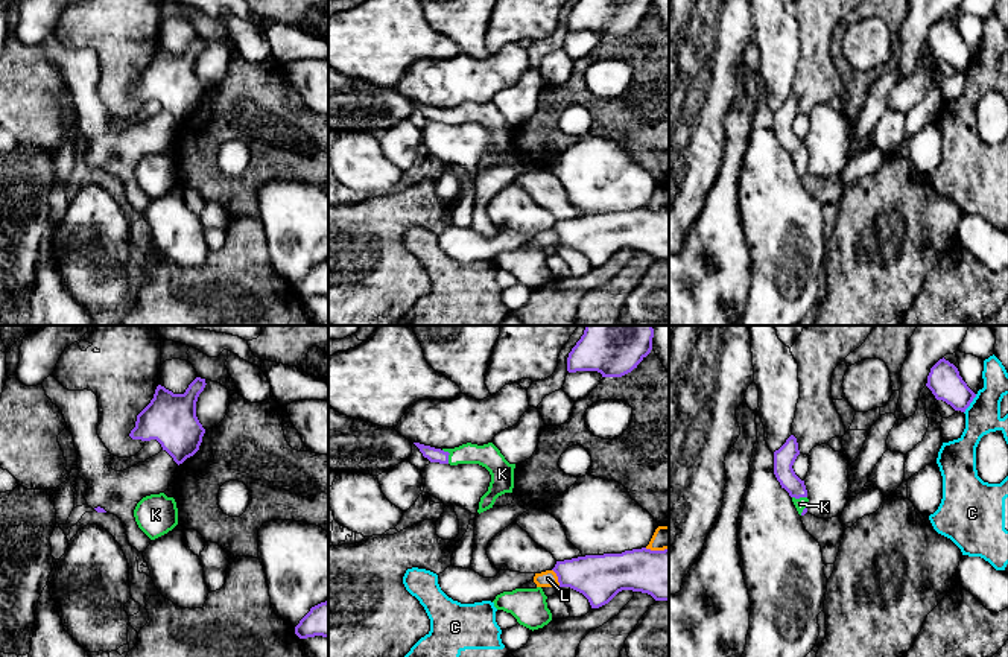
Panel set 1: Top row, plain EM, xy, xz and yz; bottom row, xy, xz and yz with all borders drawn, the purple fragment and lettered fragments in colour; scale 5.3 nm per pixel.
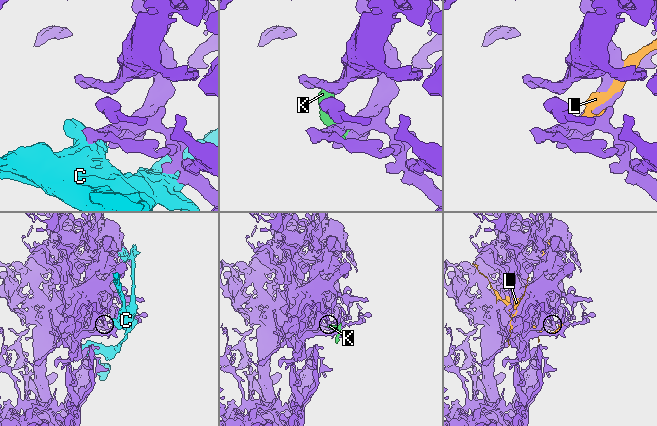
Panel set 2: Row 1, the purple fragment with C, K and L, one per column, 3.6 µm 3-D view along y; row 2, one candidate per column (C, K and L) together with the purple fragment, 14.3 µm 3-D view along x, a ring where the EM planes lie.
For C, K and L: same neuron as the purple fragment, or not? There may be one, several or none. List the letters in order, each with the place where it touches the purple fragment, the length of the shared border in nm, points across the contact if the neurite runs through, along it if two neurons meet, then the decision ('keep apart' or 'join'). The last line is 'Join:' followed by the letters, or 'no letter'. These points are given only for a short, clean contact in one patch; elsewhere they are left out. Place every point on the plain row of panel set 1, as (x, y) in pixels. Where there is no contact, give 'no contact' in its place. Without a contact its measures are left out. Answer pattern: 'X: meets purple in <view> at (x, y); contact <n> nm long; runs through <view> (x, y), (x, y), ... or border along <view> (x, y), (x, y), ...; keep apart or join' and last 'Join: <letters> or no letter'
C: meets purple in yz at (970, 61); contact 120 nm long; keep apart
K: meets purple in xz at (449, 113); contact 90 nm long; join
L: meets purple in xz at (558, 238); contact 100 nm long; keep apart
Join: K

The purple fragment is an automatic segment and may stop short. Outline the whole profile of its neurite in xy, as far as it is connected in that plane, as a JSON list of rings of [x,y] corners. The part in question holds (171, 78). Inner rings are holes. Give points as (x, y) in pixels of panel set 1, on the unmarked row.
[[[196,36],[184,53],[158,44],[151,62],[137,75],[129,96],[157,99],[178,125],[182,123],[199,110],[205,93],[196,76],[196,61],[205,44],[205,38]]]

